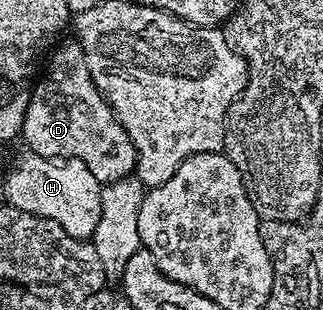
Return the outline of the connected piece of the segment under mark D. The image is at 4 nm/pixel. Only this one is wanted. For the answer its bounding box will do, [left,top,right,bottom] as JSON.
[22,36,137,186]

